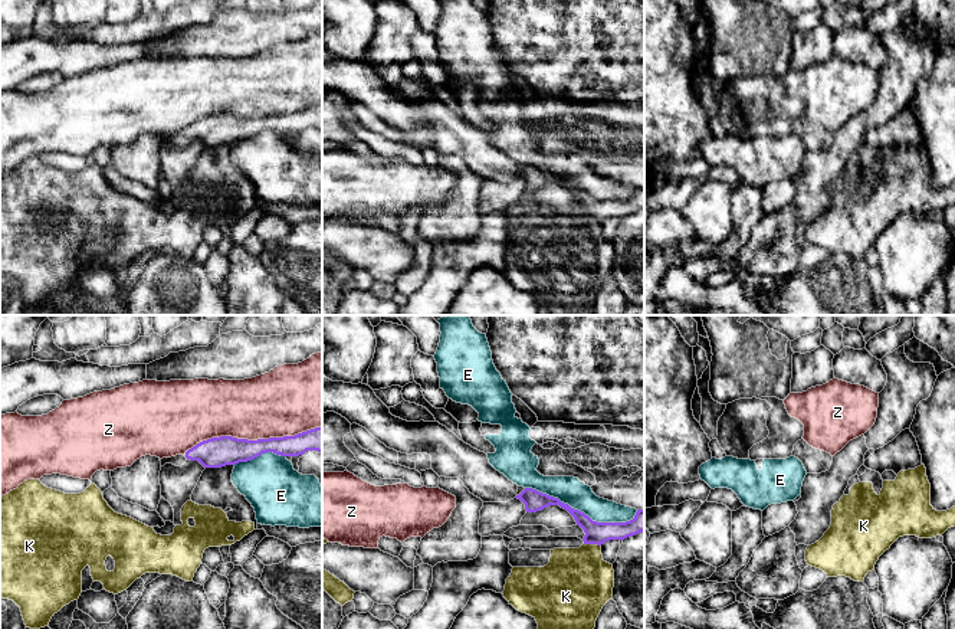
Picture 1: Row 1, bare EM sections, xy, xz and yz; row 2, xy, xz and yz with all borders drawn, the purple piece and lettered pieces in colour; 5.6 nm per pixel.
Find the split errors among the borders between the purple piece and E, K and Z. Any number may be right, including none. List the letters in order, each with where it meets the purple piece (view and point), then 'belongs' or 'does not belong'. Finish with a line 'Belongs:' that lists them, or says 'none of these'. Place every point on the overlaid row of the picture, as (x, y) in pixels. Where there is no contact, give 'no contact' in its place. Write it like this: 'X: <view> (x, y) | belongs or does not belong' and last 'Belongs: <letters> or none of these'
E: xz (583, 513) | does not belong
K: xz (593, 543) | does not belong
Z: xy (252, 441) | does not belong
Belongs: none of these

